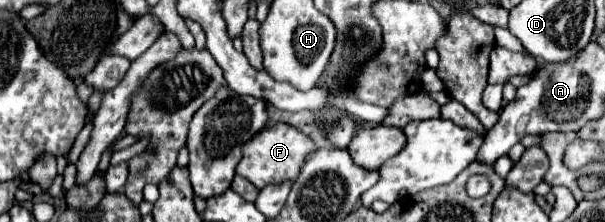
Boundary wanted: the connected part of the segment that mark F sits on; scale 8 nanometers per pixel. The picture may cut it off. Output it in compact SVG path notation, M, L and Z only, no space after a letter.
M279 123L275 127L265 129L263 133L257 133L243 147L243 159L237 165L237 173L241 177L249 179L257 189L263 189L267 185L277 185L277 183L283 183L283 181L295 181L299 177L301 165L315 151L317 151L317 147L307 135L303 135L301 131L297 131L291 125Z

